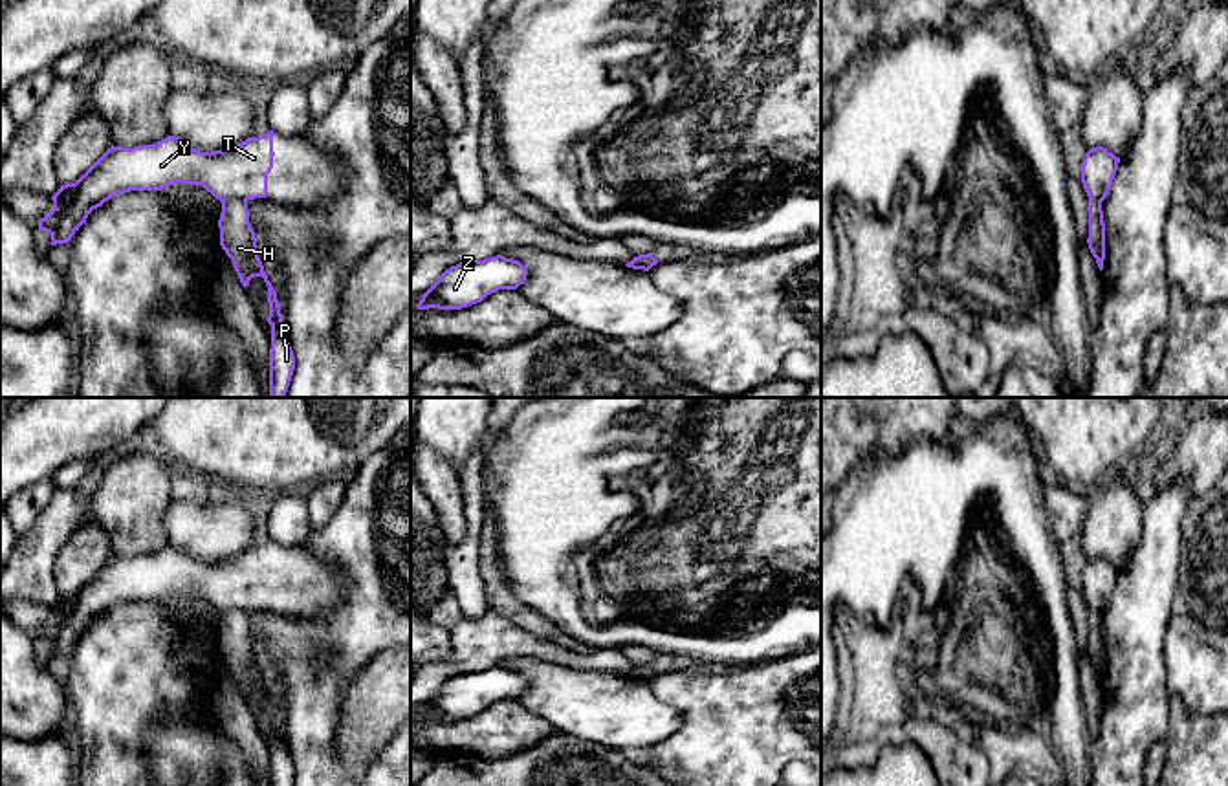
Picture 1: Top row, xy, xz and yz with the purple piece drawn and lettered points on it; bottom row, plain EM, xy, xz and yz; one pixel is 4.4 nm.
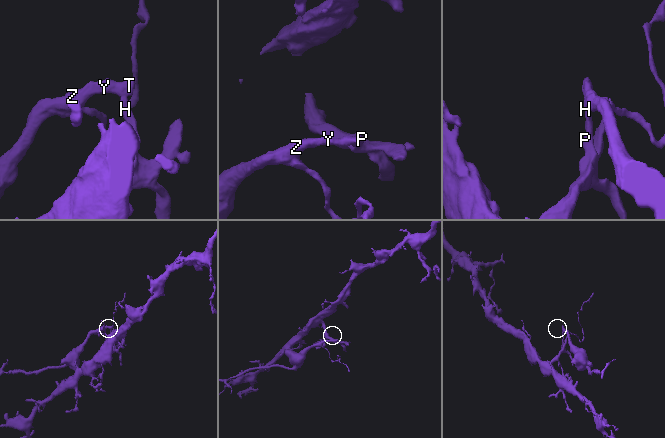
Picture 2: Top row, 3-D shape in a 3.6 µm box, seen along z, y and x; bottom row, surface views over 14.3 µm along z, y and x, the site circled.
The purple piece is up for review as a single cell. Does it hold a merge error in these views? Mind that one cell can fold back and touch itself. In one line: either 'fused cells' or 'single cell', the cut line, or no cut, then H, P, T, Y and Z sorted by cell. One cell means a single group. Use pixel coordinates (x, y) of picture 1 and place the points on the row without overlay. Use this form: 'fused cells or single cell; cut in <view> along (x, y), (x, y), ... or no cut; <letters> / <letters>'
fused cells; cut in xy along (246, 611), (226, 611), (222, 614); H P / T Y Z

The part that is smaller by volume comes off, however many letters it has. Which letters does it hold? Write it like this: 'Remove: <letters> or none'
Remove: T, Y, Z

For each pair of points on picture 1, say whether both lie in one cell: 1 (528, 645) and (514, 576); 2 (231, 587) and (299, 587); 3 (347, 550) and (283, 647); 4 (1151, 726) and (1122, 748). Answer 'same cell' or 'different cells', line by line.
1: different cells
2: same cell
3: same cell
4: same cell

